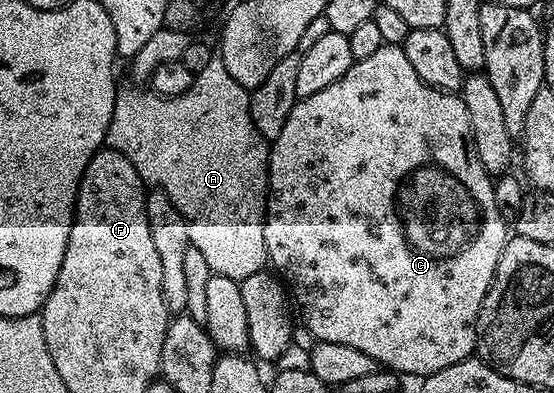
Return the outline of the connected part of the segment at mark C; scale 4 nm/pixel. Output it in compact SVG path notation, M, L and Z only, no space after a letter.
M386 45L381 47L372 57L356 60L351 65L351 69L347 69L347 73L343 73L343 77L339 77L339 81L331 81L331 85L327 85L327 89L319 89L319 93L311 93L311 97L298 99L297 104L291 109L291 117L287 117L287 125L283 125L283 133L279 133L279 137L272 140L269 148L269 196L265 212L263 241L267 245L267 260L271 264L272 270L287 284L288 290L299 308L300 322L301 319L305 322L306 329L314 335L312 338L316 342L351 345L351 349L359 349L359 353L367 353L367 357L374 359L382 368L400 373L402 376L404 376L403 374L417 375L416 377L439 373L439 369L447 369L449 365L455 365L459 361L470 358L478 350L477 318L481 315L481 306L487 297L489 286L493 284L493 278L499 265L499 257L505 248L507 220L499 213L499 205L495 205L494 180L483 169L483 165L473 148L472 138L471 121L467 117L467 105L461 100L460 94L440 91L424 83L419 77L419 73L415 73L411 61L407 61L407 53L404 46L401 45Z

